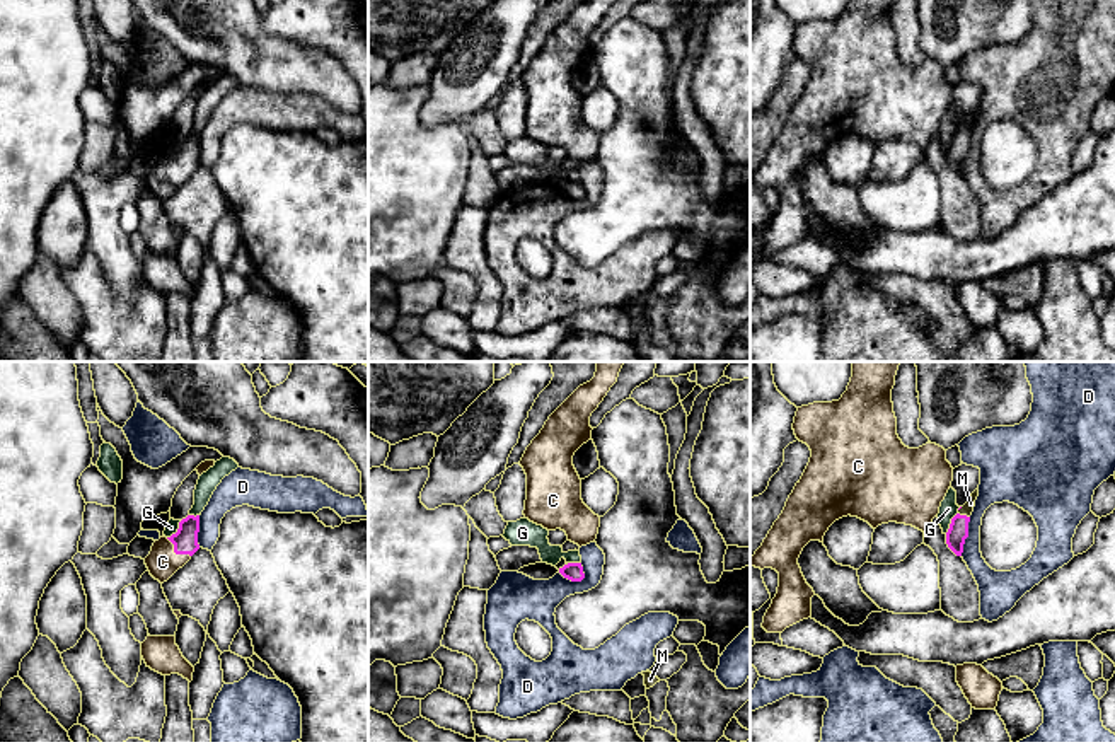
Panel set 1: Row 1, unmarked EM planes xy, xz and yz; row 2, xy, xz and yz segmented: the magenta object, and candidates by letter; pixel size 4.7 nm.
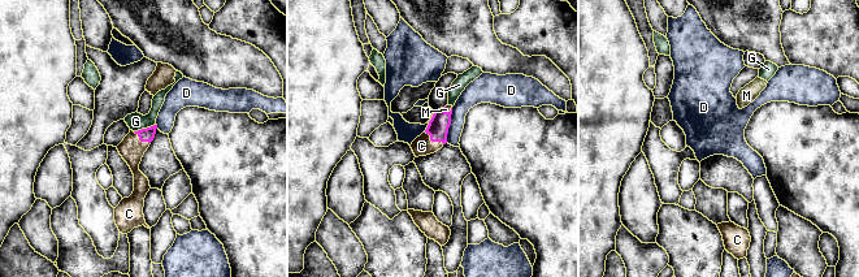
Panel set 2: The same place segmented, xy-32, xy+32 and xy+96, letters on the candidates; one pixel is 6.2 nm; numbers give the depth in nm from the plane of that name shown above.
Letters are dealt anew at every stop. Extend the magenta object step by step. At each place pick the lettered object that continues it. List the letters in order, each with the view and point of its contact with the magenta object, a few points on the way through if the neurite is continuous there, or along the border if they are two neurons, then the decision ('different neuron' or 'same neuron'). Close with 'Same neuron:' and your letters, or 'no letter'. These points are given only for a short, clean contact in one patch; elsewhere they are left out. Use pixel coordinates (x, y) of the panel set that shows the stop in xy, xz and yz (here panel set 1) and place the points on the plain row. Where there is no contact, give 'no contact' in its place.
C: xy (176, 171) | across xy (184, 159), (176, 171), (162, 179) | same neuron
D: xz (571, 198) | along xz (558, 190), (571, 198), (585, 195) | different neuron
G: xy (178, 149) | along xy (181, 139), (179, 145), (167, 156) | different neuron
M: yz (962, 133) | across yz (959, 147), (962, 133), (967, 127) | same neuron
Same neuron: C, M

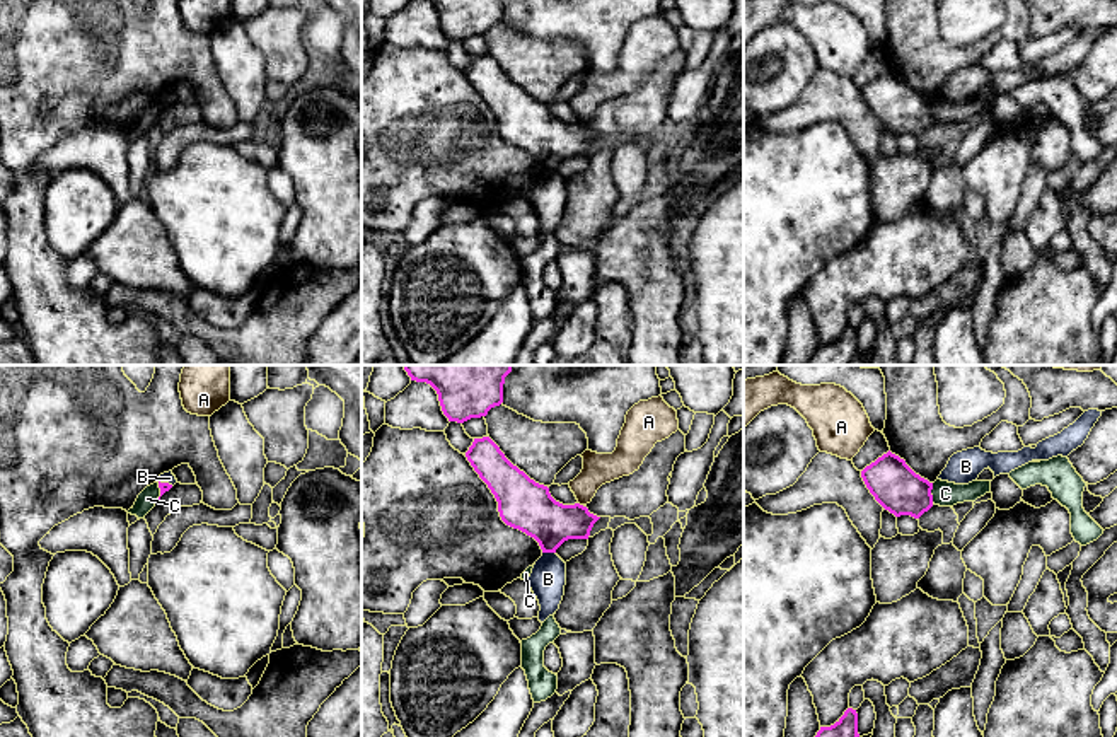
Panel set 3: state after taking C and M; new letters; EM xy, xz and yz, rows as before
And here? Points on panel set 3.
A: xz (578, 121) | different neuron
B: xz (549, 169) | along xz (543, 169), (555, 171) | different neuron
C: yz (930, 111) | along yz (933, 101), (931, 120) | different neuron
Same neuron: no letter

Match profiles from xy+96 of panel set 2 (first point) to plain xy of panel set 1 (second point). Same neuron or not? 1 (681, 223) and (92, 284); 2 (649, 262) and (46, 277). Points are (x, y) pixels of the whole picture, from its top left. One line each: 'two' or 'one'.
1: one
2: one

